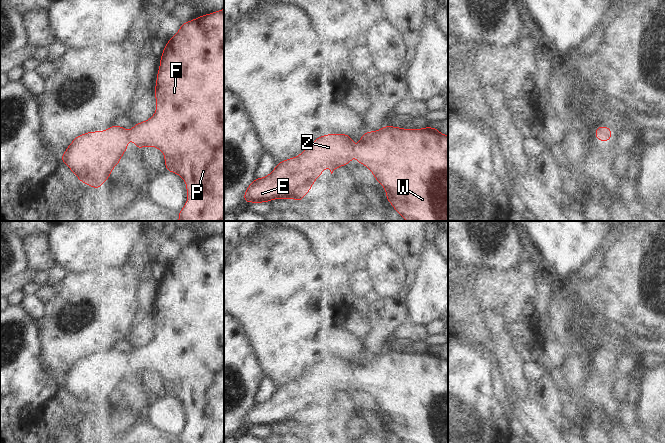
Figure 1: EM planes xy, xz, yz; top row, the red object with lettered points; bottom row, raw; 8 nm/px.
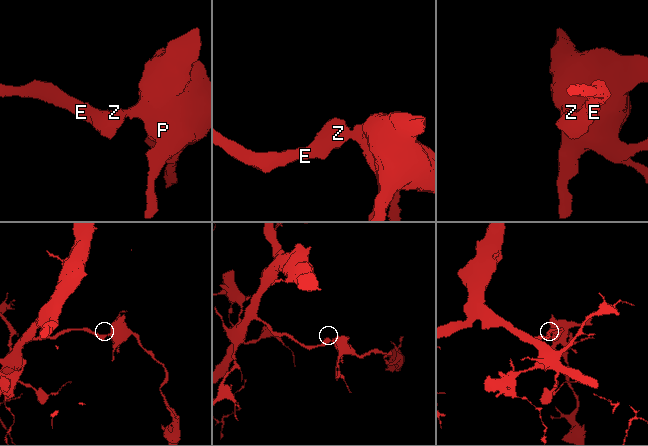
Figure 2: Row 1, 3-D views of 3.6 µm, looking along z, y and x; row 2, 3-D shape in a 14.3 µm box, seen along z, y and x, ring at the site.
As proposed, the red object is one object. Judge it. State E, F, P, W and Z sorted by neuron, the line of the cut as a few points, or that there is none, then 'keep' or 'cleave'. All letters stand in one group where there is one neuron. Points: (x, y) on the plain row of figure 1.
E F P W Z | no cut | keep

